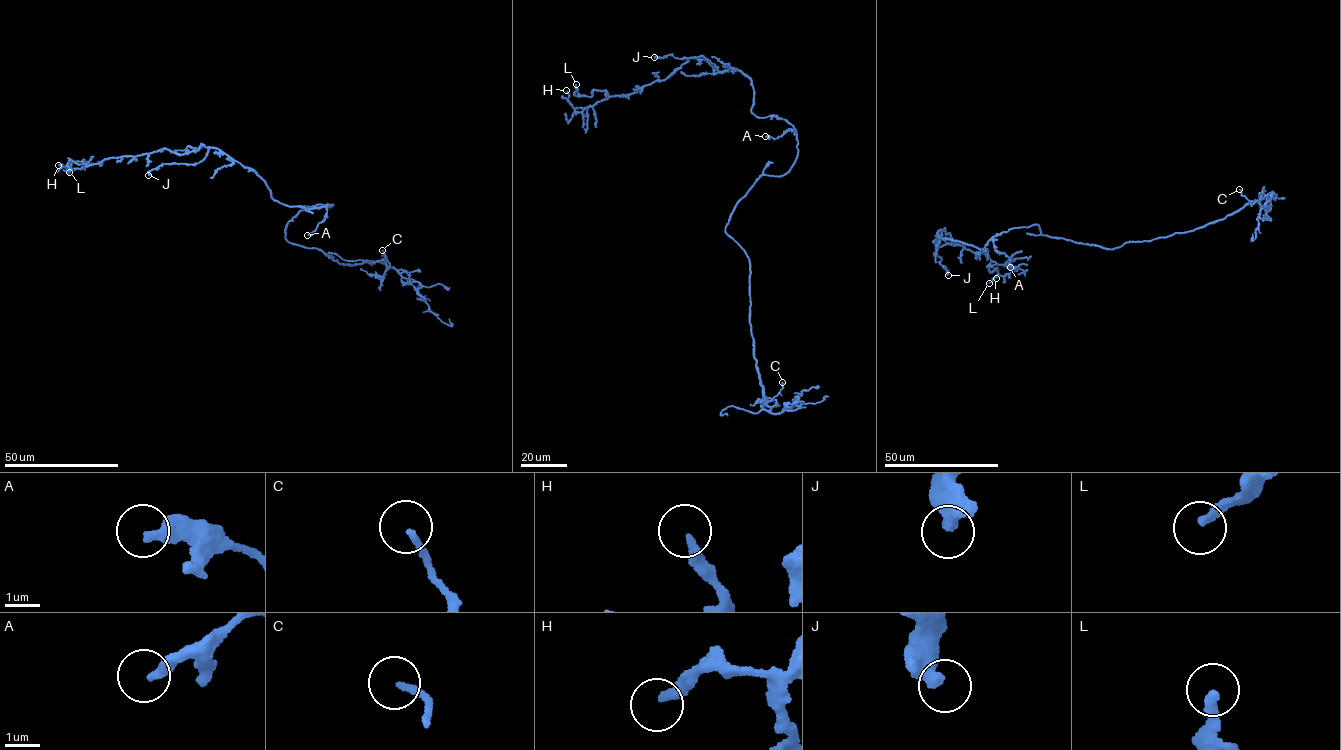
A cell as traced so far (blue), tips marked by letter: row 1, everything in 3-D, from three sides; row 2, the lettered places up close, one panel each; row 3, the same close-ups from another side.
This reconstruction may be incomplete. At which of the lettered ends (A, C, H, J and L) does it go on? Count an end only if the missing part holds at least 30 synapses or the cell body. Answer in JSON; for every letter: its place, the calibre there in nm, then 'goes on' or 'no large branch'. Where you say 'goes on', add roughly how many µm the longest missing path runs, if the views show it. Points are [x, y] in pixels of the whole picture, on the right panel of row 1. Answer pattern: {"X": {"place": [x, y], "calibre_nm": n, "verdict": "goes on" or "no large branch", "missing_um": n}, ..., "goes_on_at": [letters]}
{"A": {"place": [1010, 267], "calibre_nm": 280, "verdict": "no large branch"}, "C": {"place": [1239, 189], "calibre_nm": 170, "verdict": "no large branch"}, "H": {"place": [996, 278], "calibre_nm": 280, "verdict": "no large branch"}, "J": {"place": [948, 275], "calibre_nm": 340, "verdict": "no large branch"}, "L": {"place": [989, 283], "calibre_nm": 240, "verdict": "no large branch"}, "goes_on_at": []}

